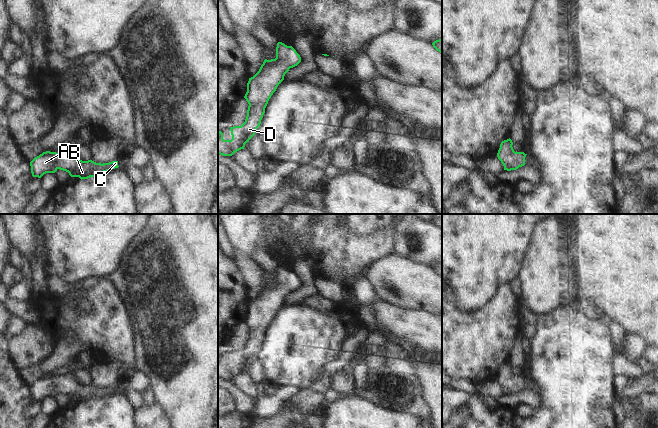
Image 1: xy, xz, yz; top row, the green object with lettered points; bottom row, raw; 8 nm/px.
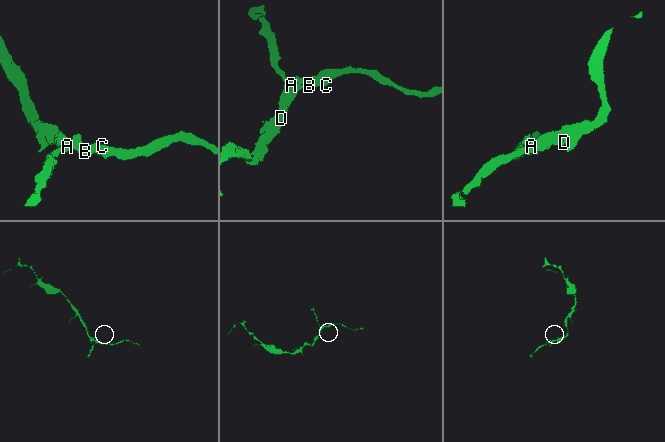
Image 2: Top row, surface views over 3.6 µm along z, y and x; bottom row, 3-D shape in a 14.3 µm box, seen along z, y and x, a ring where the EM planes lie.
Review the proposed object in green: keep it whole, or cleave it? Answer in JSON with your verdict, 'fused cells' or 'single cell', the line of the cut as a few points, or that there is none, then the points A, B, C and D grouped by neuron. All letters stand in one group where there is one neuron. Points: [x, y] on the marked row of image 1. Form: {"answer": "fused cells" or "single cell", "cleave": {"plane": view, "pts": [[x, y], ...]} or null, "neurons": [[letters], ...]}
{"answer": "single cell", "cleave": null, "neurons": [["A", "B", "C", "D"]]}

